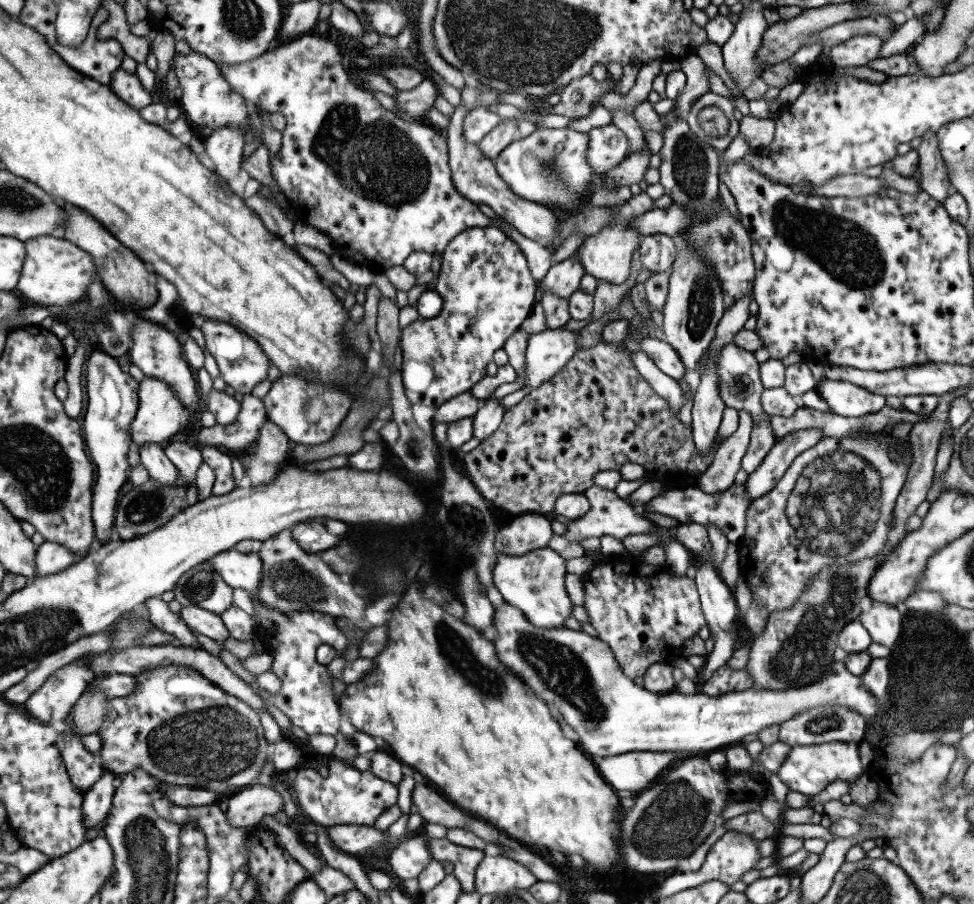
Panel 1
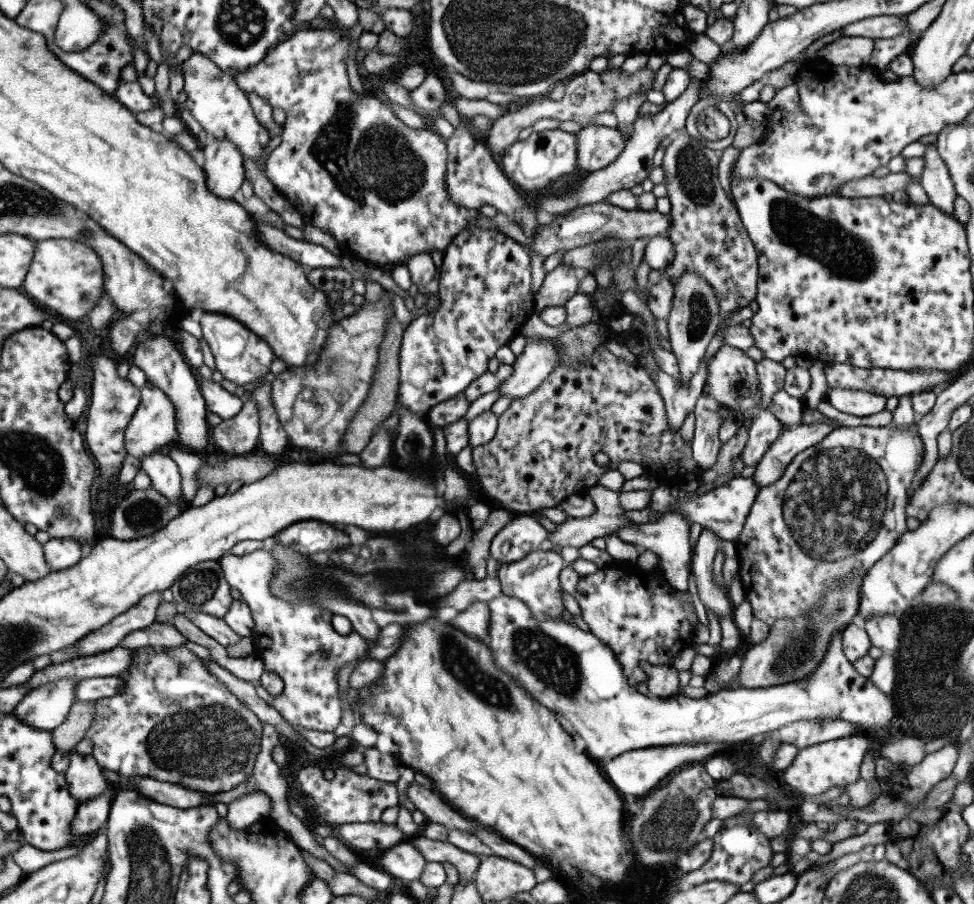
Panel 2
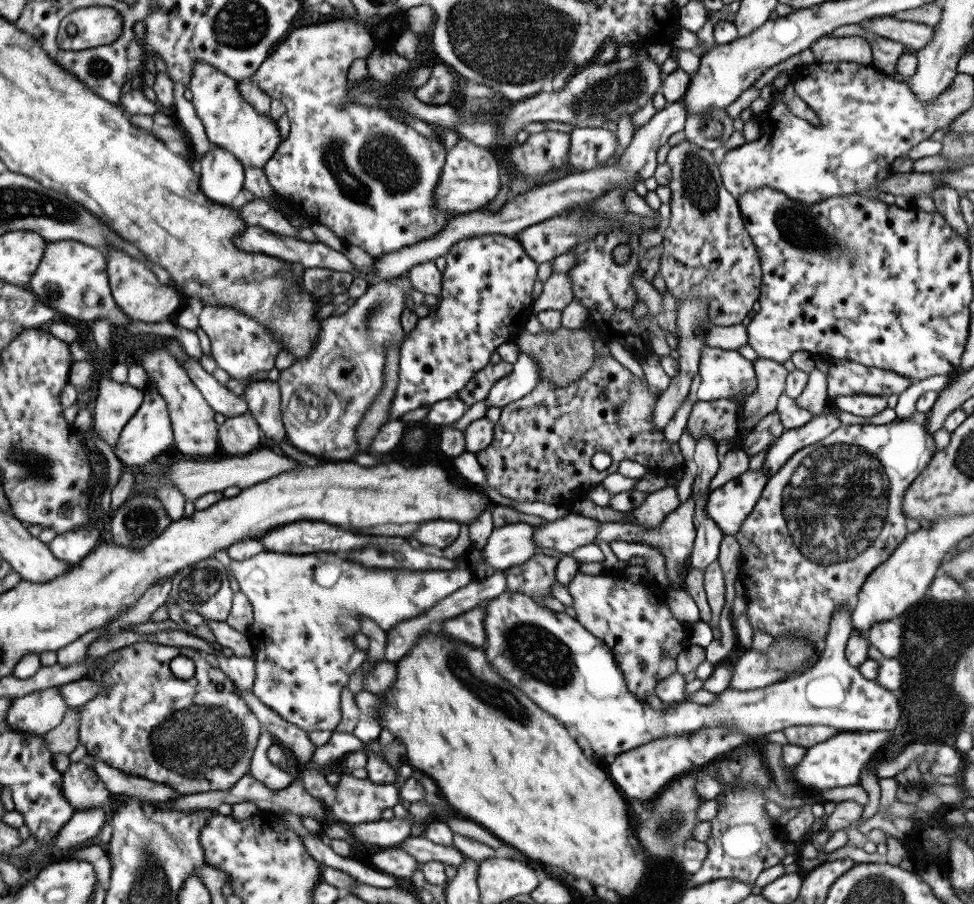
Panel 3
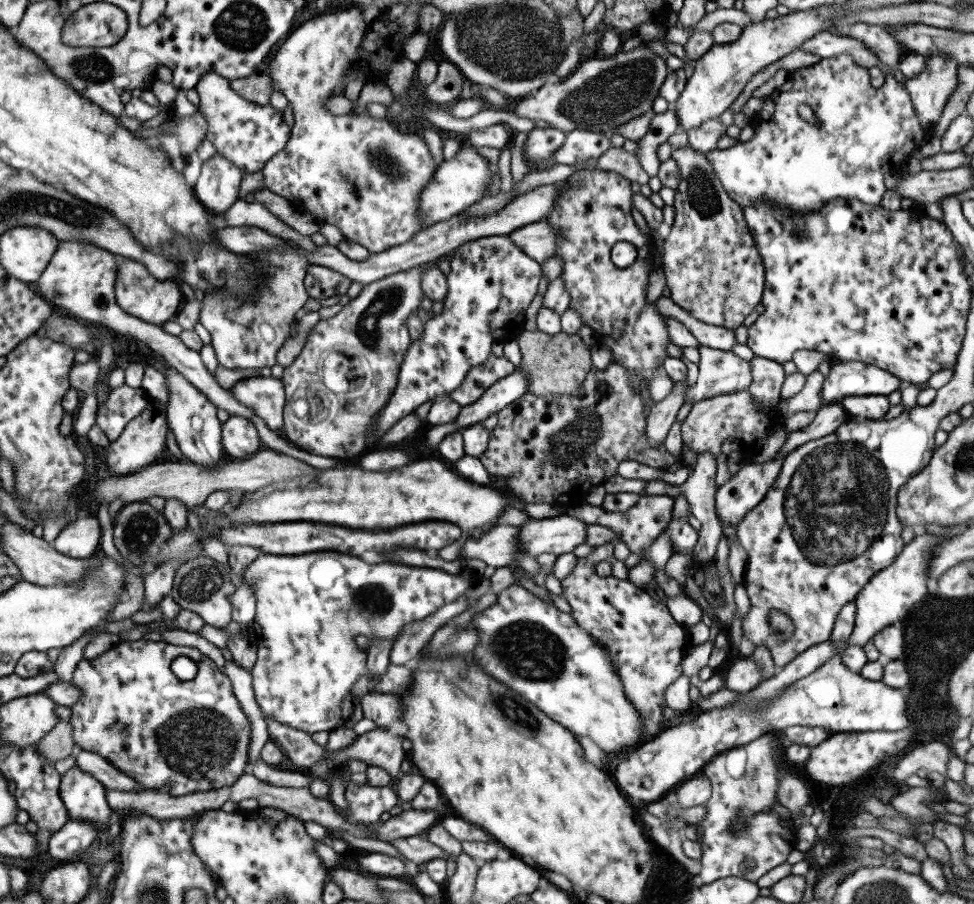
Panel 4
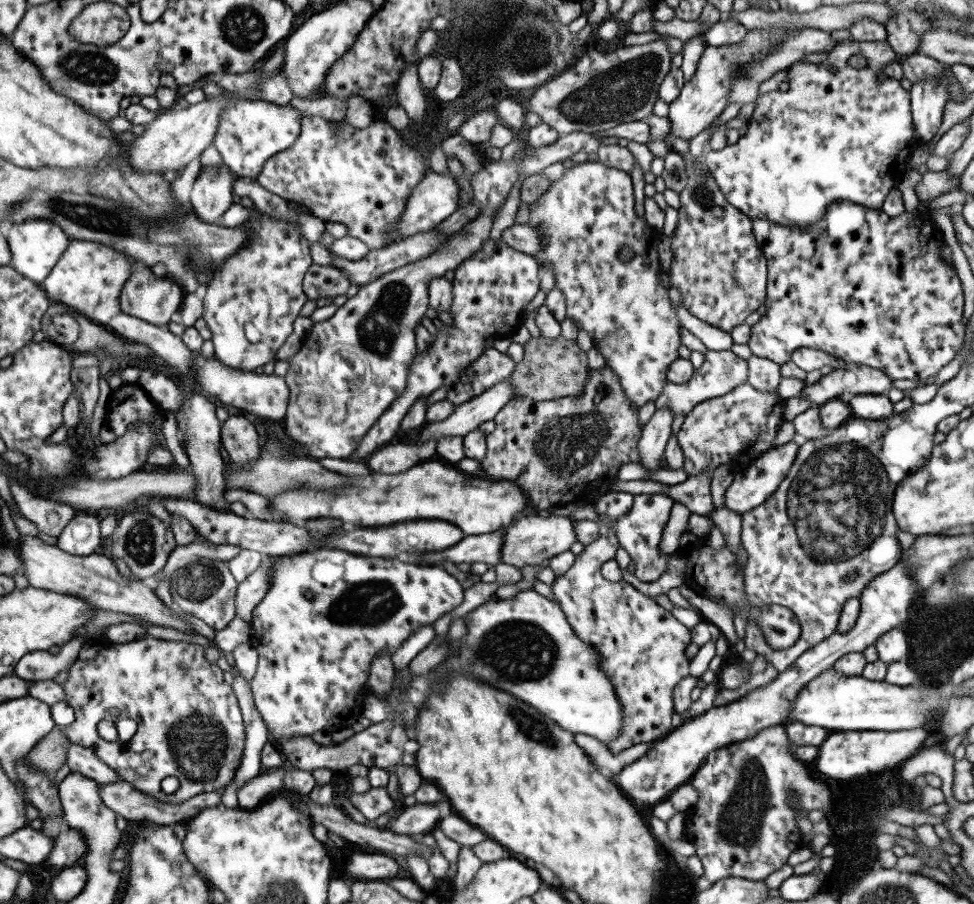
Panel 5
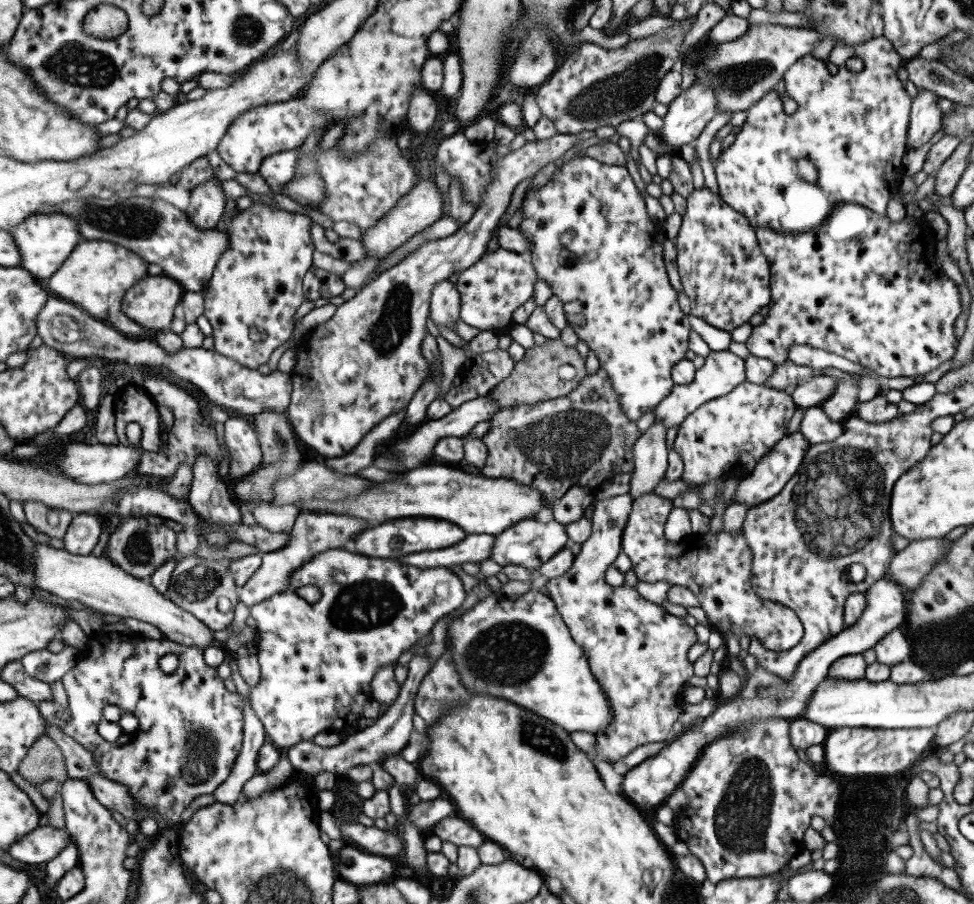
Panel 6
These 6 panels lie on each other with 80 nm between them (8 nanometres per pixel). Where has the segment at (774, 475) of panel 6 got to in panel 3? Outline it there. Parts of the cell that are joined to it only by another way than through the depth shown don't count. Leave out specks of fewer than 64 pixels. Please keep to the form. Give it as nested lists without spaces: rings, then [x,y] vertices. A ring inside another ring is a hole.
[[[747,469],[707,495],[705,512],[716,522],[723,535],[734,536],[757,502],[767,479],[761,469]]]

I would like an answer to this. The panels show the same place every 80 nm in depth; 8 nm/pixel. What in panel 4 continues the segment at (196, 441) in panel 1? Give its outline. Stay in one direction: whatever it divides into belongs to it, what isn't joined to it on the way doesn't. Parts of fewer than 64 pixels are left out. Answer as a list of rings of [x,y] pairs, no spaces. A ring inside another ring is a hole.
[[[229,416],[220,428],[220,443],[225,458],[249,458],[259,450],[260,438],[253,419]]]

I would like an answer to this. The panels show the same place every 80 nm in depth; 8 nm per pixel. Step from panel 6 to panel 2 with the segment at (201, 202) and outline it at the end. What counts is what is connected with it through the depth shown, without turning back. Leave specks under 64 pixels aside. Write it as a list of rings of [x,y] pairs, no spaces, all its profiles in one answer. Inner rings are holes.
[[[216,140],[201,147],[205,186],[219,198],[232,198],[244,180],[242,156],[228,140]]]

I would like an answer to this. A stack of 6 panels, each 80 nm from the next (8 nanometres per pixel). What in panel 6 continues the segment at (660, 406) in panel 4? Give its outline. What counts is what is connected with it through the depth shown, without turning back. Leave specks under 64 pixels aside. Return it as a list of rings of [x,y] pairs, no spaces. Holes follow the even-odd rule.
[[[655,420],[633,443],[633,470],[630,472],[628,491],[631,500],[650,494],[664,477],[668,455],[665,447],[666,429]]]

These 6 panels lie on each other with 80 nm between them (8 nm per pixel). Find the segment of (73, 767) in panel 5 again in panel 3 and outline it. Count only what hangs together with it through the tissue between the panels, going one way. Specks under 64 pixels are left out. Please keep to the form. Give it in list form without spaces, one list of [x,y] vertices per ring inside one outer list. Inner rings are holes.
[[[88,755],[82,761],[95,771],[95,775],[110,794],[133,796],[145,801],[159,802],[173,800],[181,795],[166,784],[157,784],[144,778],[129,776]]]

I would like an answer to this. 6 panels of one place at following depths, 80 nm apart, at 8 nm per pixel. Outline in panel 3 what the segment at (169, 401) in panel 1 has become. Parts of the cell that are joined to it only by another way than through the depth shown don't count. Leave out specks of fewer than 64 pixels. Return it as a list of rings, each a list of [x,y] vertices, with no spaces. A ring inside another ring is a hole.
[[[145,388],[143,392],[141,406],[121,429],[112,450],[122,466],[128,464],[129,466],[139,466],[141,468],[143,464],[154,460],[158,454],[161,454],[172,445],[172,430],[165,401],[155,389]]]

